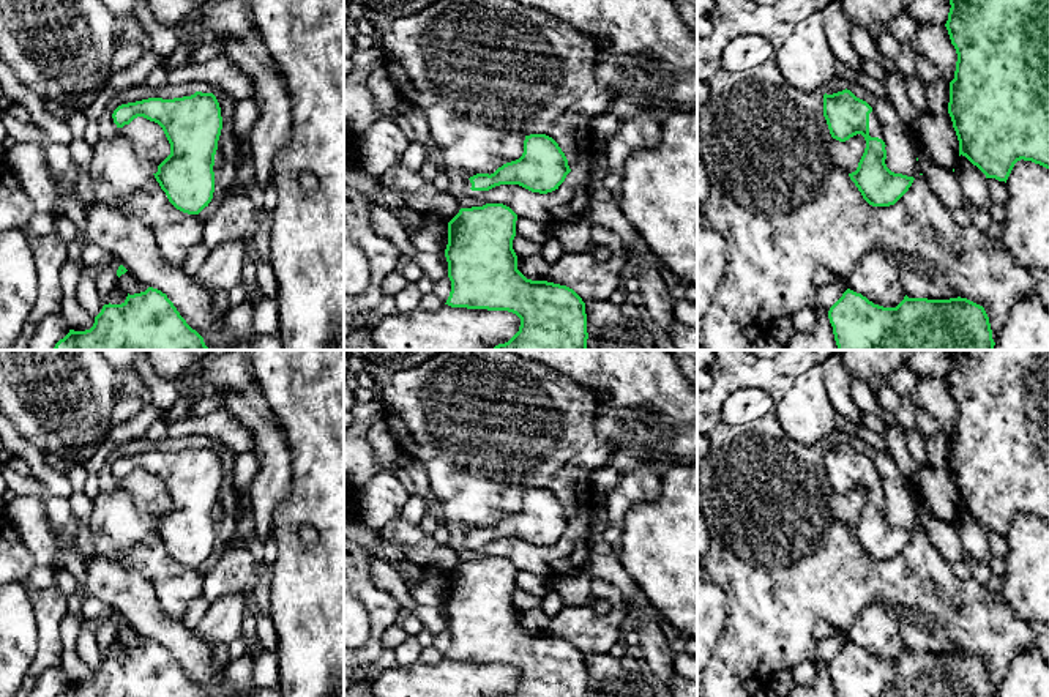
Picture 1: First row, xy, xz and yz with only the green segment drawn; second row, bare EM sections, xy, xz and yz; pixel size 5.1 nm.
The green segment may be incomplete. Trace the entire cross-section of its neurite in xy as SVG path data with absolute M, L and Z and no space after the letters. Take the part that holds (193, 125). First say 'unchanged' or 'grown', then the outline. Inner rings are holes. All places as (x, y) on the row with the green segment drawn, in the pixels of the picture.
unchanged; M196 91L191 96L174 99L148 98L121 104L112 114L117 128L129 125L137 117L158 123L170 144L170 155L158 166L158 172L153 173L169 202L183 213L199 214L208 207L215 192L213 166L222 129L221 107L216 96Z

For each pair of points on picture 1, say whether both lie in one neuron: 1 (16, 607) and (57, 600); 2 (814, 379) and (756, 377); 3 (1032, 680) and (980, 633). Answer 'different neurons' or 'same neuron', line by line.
1: different neurons
2: different neurons
3: different neurons

